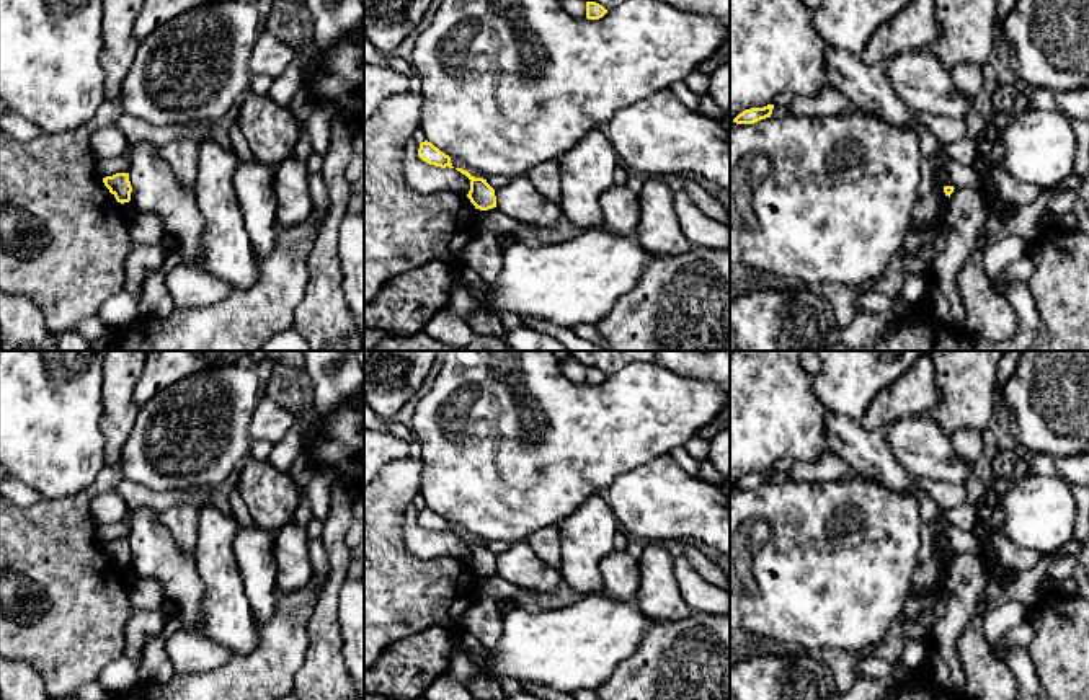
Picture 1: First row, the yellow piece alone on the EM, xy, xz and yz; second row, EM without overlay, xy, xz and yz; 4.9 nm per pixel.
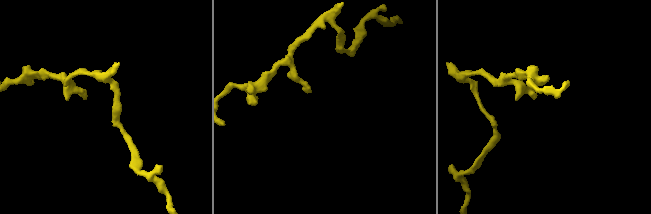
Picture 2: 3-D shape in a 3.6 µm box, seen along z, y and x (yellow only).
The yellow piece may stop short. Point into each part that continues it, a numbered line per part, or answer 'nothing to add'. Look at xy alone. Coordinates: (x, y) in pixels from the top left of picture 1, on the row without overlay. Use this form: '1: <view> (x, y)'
nothing to add

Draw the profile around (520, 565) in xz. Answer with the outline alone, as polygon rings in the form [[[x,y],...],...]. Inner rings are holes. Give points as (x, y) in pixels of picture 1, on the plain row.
[[[513,543],[495,555],[496,573],[514,586],[550,597],[563,581],[560,569],[547,566],[526,543]]]

